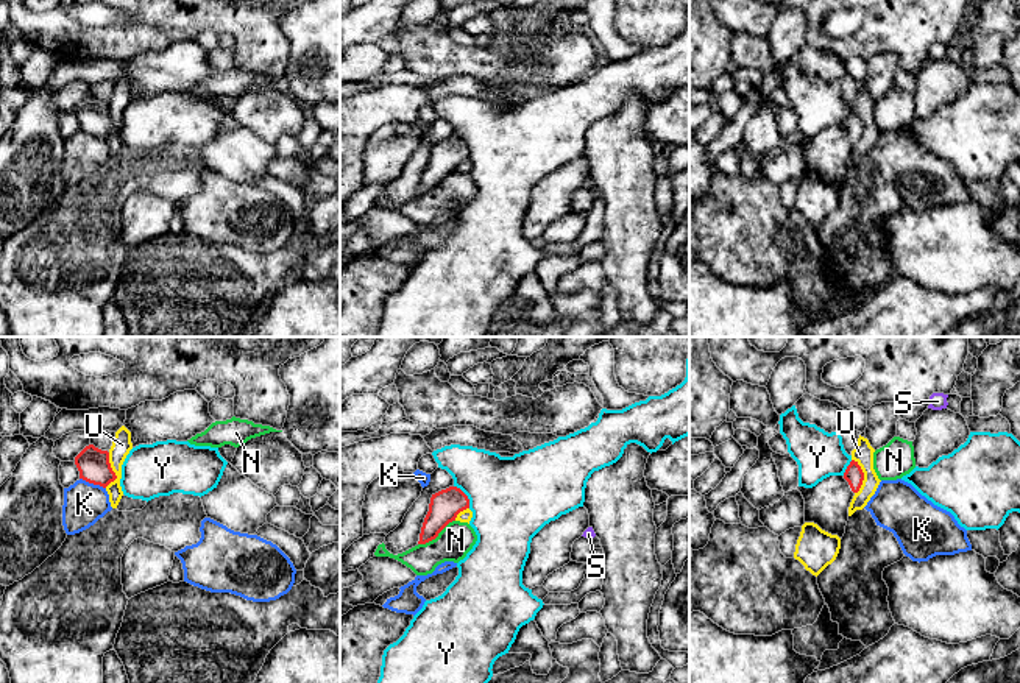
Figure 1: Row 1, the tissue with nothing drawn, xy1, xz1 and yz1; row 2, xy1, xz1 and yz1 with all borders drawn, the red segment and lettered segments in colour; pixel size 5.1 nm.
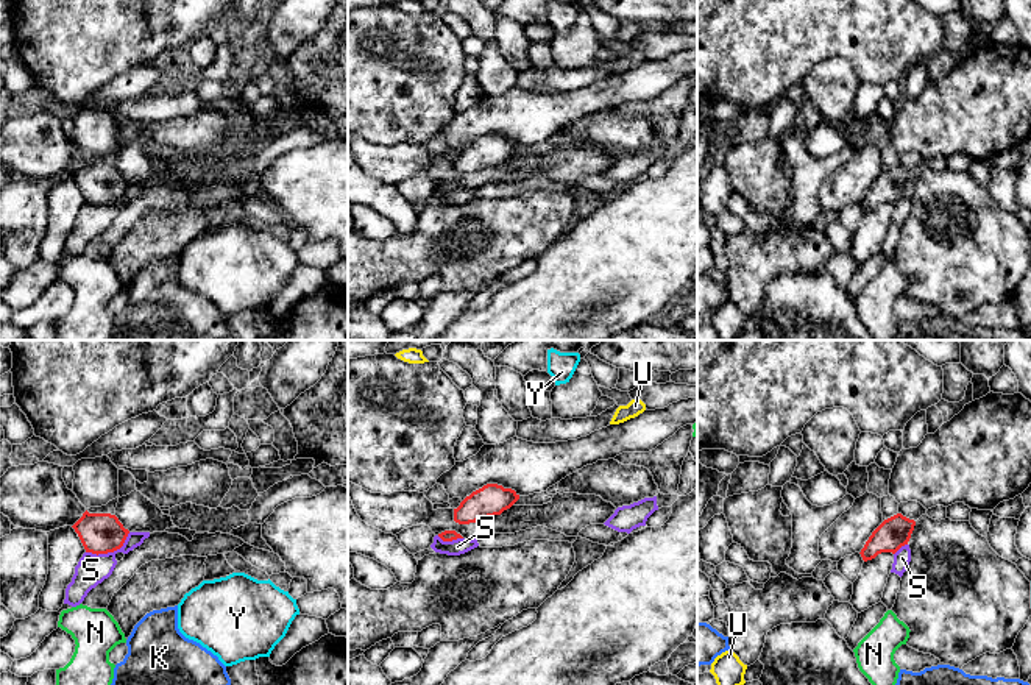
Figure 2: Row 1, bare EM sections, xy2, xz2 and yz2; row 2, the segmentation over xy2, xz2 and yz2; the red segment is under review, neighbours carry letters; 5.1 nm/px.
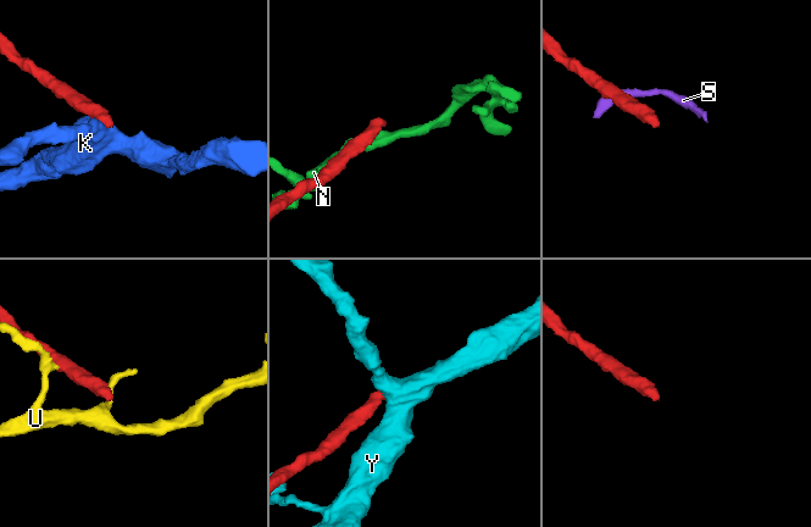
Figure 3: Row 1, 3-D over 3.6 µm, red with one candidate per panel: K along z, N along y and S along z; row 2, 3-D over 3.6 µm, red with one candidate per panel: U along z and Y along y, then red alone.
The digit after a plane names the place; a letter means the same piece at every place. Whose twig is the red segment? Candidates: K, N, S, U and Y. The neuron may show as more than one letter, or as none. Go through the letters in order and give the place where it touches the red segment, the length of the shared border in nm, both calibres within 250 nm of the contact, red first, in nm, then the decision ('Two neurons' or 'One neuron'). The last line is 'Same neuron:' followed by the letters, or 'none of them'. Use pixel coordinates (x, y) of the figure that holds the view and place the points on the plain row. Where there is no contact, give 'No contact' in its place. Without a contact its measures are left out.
K: Touches red at xy1 (92, 133). Shared border 150 nm. Thickness 170 nm (red) against 220 nm. Two neurons
N: Touches red at xz1 (435, 187). Shared border 240 nm. Thickness 160 nm (red) against 180 nm. Two neurons
S: Touches red at xy2 (109, 202). Shared border 260 nm. Thickness 200 nm (red) against 160 nm. Two neurons
U: Touches red at yz1 (863, 127). Shared border 190 nm. Thickness 100 nm (red) against 110 nm. Two neurons
Y: Touches red at xz1 (467, 147). Shared border 150 nm. Thickness 160 nm (red) against 440 nm. Two neurons
Same neuron: none of them

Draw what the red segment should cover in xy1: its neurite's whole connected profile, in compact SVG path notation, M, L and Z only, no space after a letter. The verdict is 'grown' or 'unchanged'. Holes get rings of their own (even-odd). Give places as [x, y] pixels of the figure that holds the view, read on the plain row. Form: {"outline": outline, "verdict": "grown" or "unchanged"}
{"outline": "M94 95L86 97L76 108L75 115L80 122L80 129L106 139L117 129L109 114L109 103L95 98Z", "verdict": "unchanged"}

